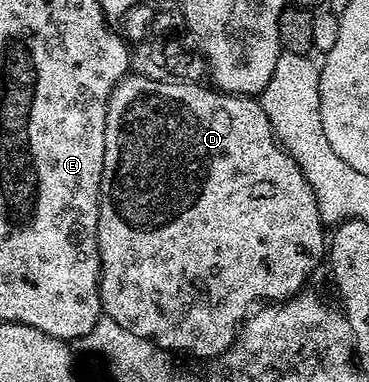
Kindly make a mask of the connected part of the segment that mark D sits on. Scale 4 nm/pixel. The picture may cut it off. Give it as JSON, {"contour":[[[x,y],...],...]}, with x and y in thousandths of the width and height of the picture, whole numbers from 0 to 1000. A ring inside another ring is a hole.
{"contour":[[[350,191],[306,233],[285,306],[285,432],[268,497],[263,641],[279,825],[306,830],[306,840],[350,861],[350,872],[371,872],[371,882],[393,882],[458,921],[520,919],[534,937],[569,945],[631,903],[642,859],[672,822],[669,801],[678,793],[789,783],[835,749],[832,728],[862,704],[873,678],[878,686],[892,626],[883,613],[875,618],[881,586],[859,547],[859,516],[805,421],[748,364],[729,327],[729,306],[718,306],[710,267],[675,249],[618,249],[612,238],[550,225],[539,217],[466,217]]]}

